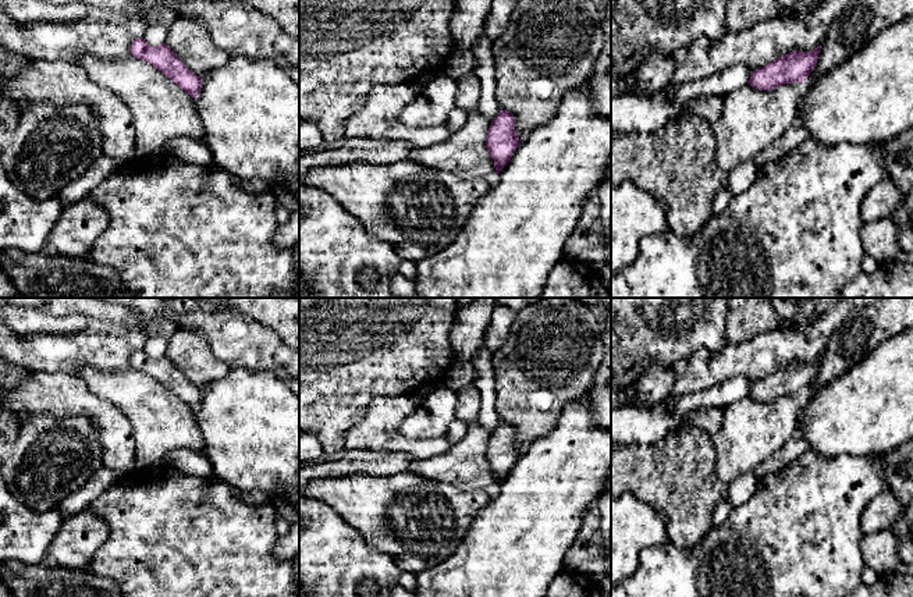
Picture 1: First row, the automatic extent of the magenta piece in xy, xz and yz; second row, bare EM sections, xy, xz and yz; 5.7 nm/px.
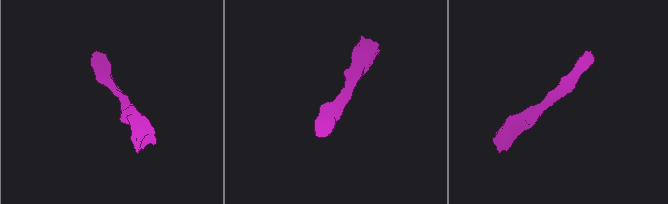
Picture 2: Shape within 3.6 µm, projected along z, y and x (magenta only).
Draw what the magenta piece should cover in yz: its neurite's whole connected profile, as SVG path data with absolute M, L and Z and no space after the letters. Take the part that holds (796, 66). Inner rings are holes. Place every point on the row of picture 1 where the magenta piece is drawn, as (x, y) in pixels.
M821 46L811 51L789 51L760 70L753 71L749 83L760 90L772 90L785 83L804 82L814 70Z

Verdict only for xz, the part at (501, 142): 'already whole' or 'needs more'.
already whole

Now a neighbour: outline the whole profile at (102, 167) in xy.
M100 154L78 178L58 192L60 200L63 205L70 205L89 198L92 191L109 178L121 164L122 161L113 156Z

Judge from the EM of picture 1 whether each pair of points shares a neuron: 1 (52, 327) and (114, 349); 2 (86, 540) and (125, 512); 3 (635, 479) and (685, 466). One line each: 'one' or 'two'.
1: two
2: two
3: one

